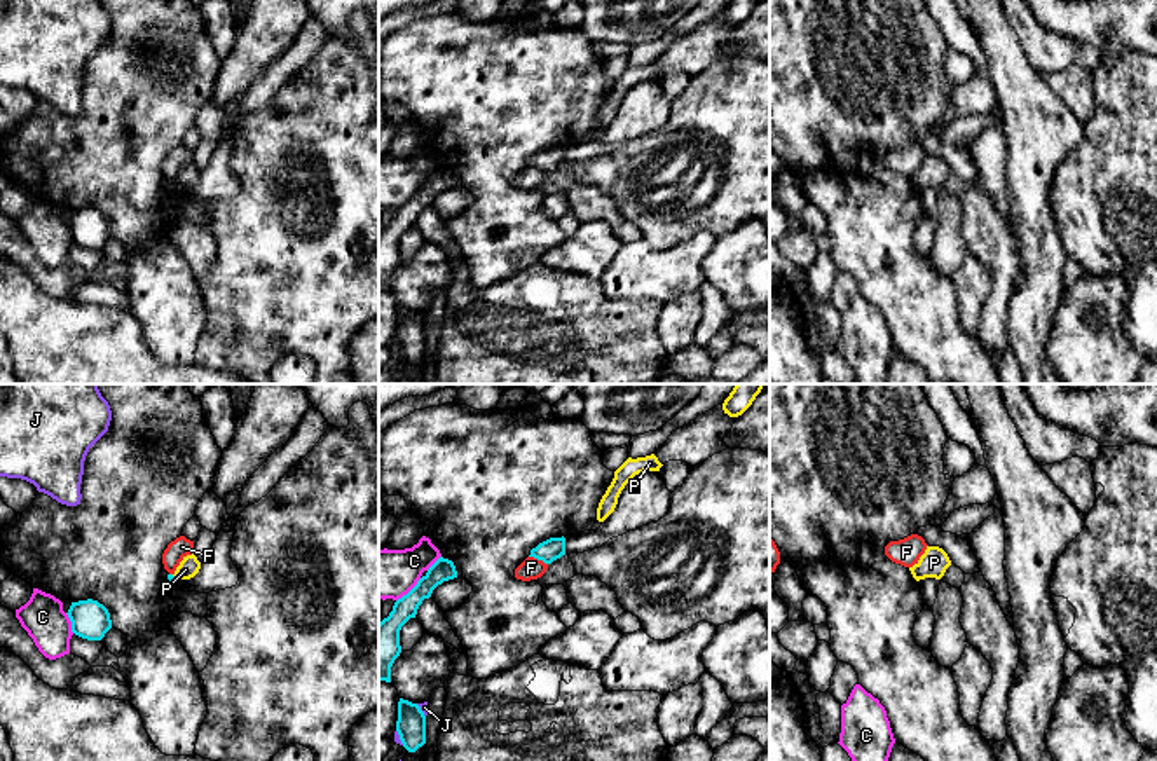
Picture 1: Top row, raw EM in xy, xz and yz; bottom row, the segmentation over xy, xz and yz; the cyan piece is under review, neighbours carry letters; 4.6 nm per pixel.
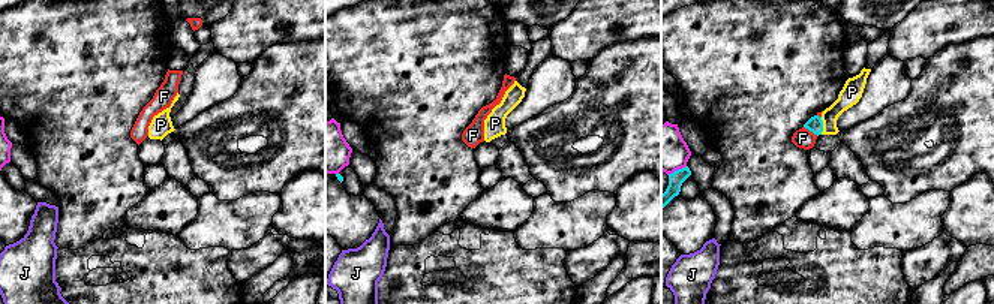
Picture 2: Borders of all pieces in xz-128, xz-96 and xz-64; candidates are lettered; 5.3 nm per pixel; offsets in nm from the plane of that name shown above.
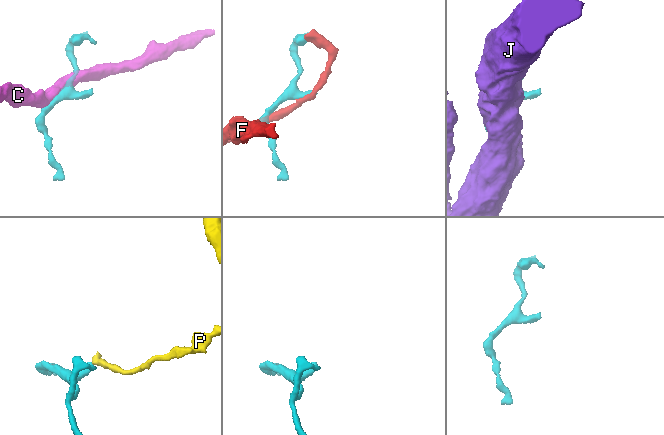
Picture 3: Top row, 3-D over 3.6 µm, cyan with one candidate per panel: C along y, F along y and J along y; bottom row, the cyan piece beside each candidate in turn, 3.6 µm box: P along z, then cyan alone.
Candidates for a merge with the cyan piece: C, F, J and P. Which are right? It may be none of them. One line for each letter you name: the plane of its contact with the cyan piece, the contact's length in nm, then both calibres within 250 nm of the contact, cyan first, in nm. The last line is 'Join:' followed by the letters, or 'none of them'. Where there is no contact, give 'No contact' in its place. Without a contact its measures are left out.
Join: none of them

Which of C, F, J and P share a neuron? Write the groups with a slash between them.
C / F / J / P

